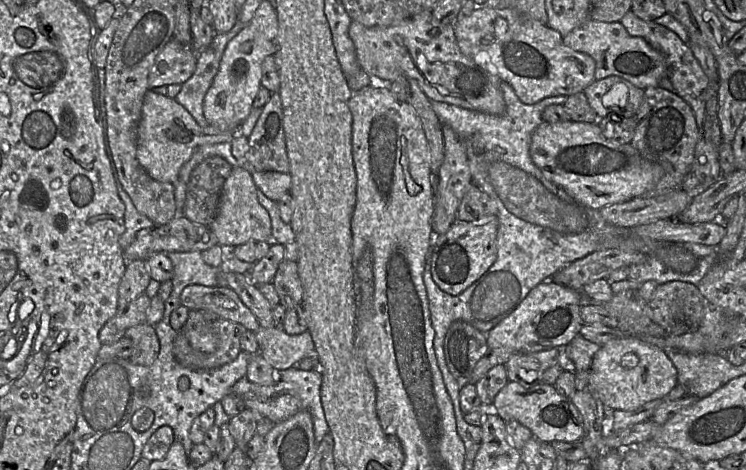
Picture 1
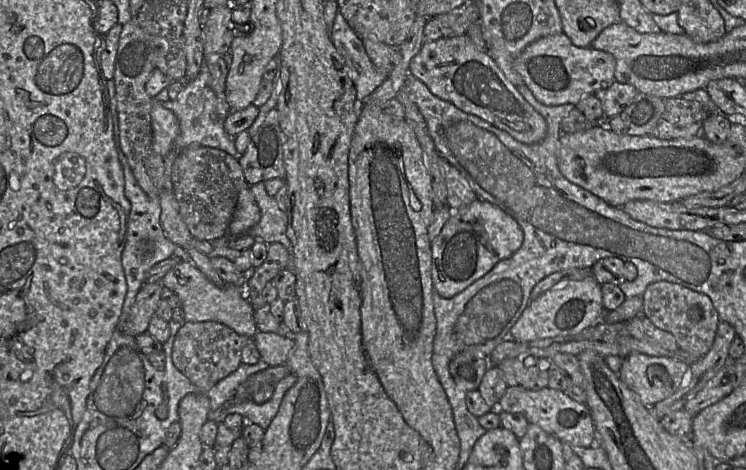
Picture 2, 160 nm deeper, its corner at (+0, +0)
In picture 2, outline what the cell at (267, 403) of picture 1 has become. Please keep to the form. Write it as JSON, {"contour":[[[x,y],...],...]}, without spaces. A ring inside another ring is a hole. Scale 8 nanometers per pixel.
{"contour":[[[293,374],[281,379],[275,385],[273,396],[263,404],[257,404],[253,400],[234,401],[233,398],[225,402],[216,411],[210,412],[208,419],[220,424],[224,423],[227,415],[237,413],[245,418],[246,423],[257,424],[266,430],[278,413],[285,393],[296,381],[297,378]]]}

